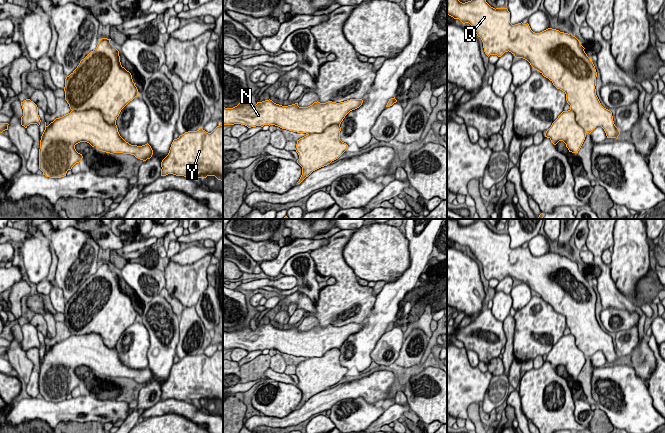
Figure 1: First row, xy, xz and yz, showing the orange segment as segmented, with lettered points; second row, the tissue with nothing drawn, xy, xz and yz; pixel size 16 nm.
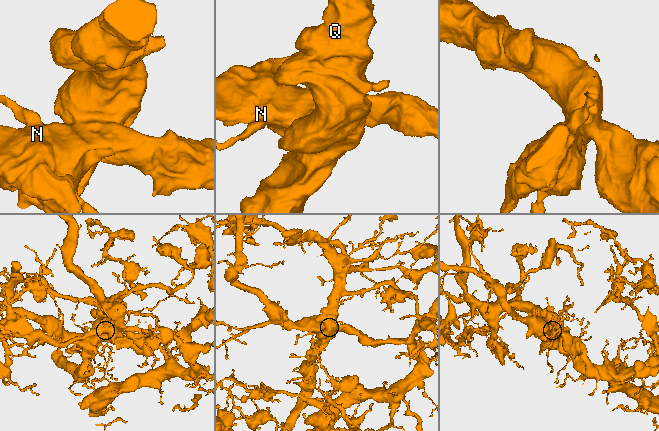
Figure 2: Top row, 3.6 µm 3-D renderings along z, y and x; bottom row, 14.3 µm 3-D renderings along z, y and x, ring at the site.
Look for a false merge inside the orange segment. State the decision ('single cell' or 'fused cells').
fused cells

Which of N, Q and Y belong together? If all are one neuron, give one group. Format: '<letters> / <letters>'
N Y / Q

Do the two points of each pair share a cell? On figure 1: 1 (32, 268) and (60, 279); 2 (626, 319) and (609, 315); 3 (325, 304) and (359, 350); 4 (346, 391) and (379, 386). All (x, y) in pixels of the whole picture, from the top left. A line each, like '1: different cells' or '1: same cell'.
1: different cells
2: same cell
3: different cells
4: same cell

